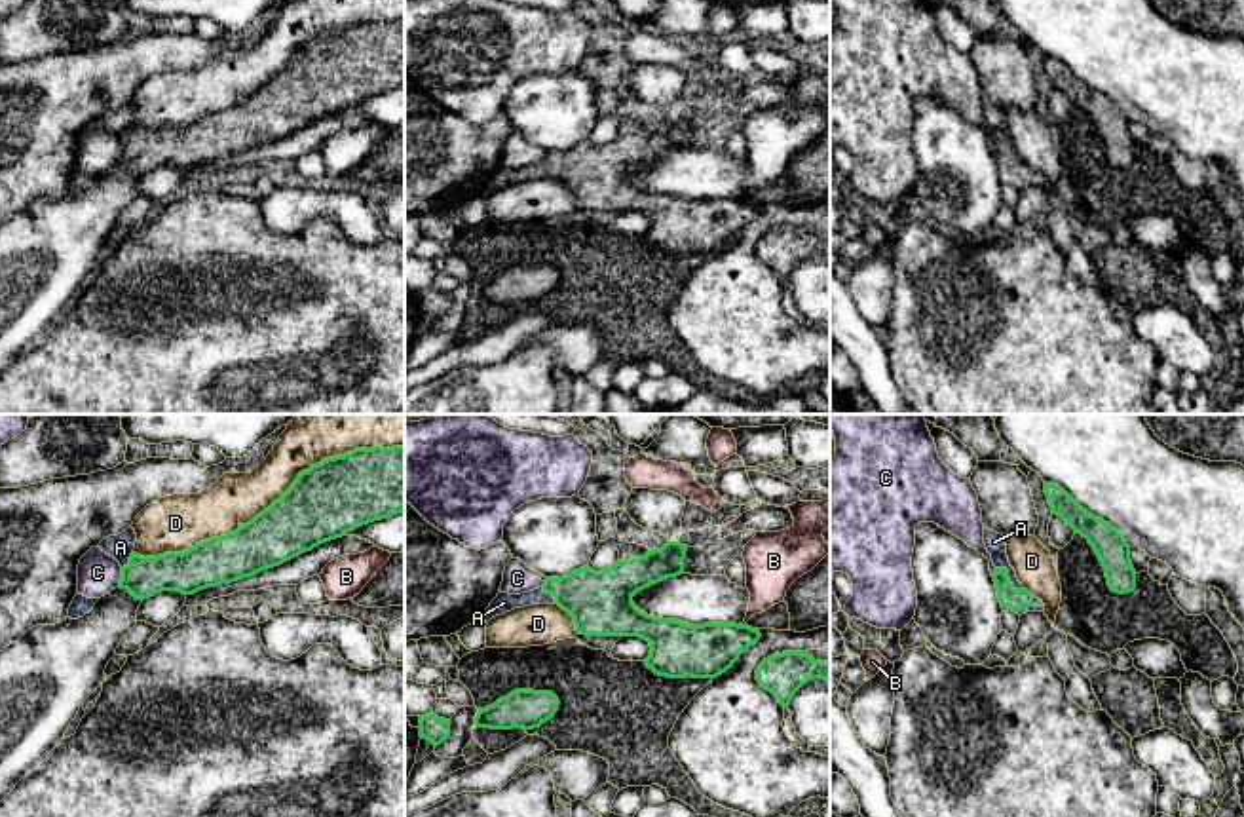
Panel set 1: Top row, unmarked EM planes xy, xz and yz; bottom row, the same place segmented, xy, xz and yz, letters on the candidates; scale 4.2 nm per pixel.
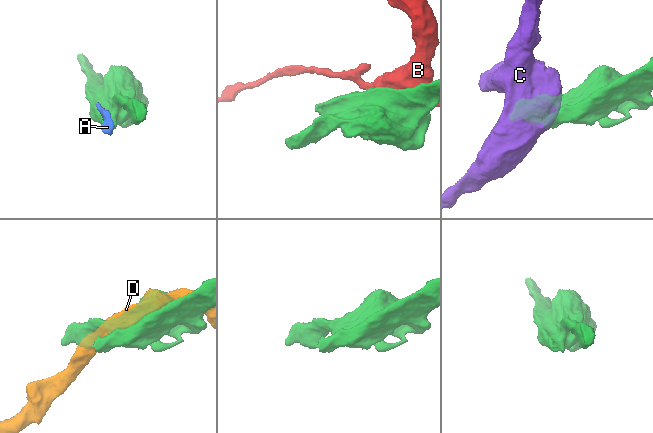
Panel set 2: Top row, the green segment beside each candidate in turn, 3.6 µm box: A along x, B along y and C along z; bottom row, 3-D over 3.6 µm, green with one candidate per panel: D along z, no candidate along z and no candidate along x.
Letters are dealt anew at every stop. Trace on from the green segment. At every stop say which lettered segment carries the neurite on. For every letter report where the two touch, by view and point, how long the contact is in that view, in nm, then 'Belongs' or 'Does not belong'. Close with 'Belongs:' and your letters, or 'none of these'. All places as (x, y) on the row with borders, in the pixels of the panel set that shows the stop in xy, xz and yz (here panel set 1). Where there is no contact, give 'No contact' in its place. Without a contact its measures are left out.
A: Touches green at yz (1007, 578). Shared border 160 nm. Belongs
B: Touches green at xz (743, 626). Shared border 30 nm. Does not belong
C: Touches green at xy (122, 578). Shared border 80 nm. Does not belong
D: Touches green at xy (270, 506). Shared border 1250 nm. Does not belong
Belongs: A

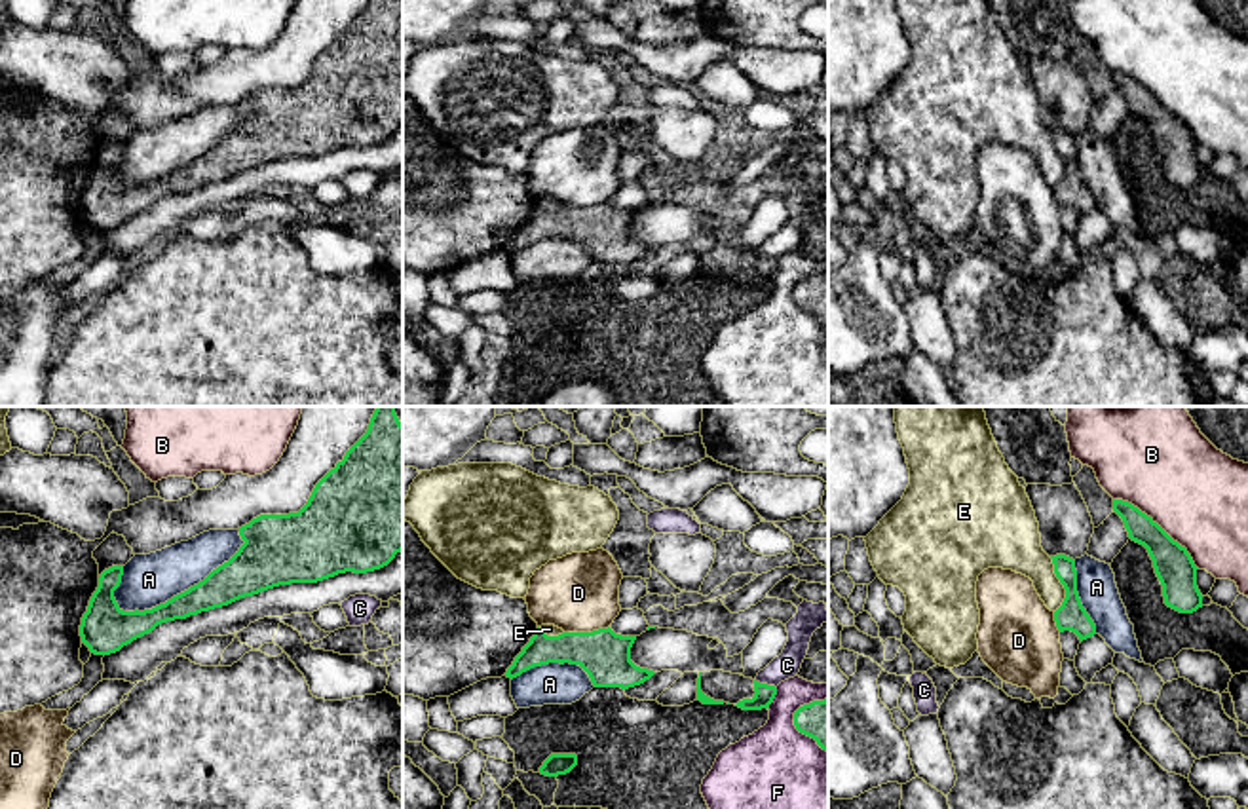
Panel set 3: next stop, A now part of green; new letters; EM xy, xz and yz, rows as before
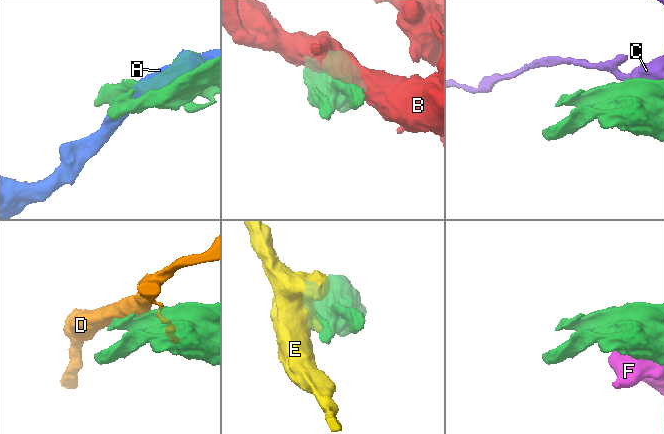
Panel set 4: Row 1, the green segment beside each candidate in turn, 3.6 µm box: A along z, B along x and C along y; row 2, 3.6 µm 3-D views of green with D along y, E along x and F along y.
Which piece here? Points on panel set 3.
A: Touches green at xy (190, 587). Shared border 600 nm. Does not belong
B: Touches green at yz (1157, 525). Shared border 480 nm. Does not belong
C: Touches green at xz (766, 684). Shared border 100 nm. Does not belong
D: Touches green at xz (586, 633). Shared border 190 nm. Does not belong
E: Touches green at yz (1062, 583). Shared border 240 nm. Does not belong
F: Touches green at xz (772, 699). Shared border 100 nm. Does not belong
Belongs: none of these

